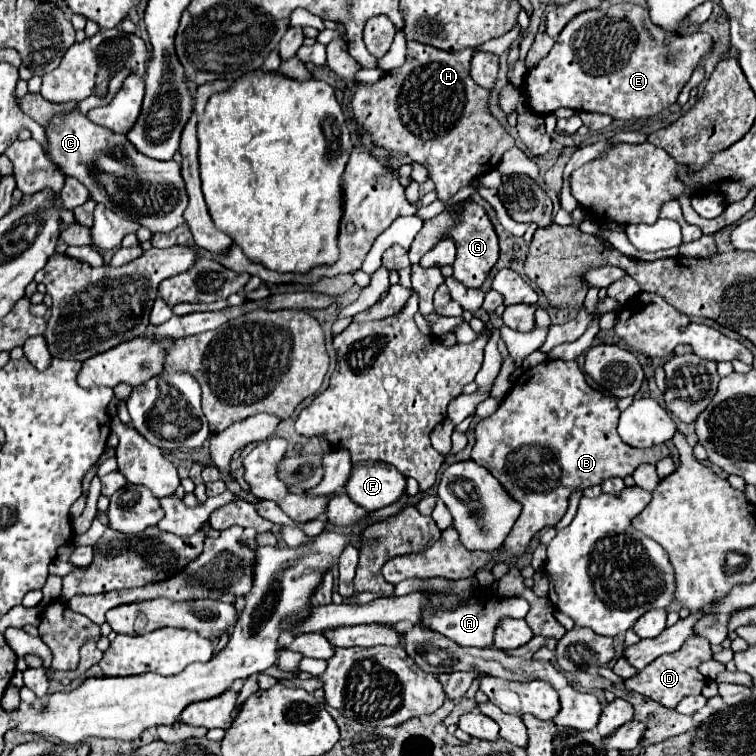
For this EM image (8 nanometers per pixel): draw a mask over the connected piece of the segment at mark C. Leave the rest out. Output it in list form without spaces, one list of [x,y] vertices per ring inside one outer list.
[[[80,110],[56,114],[44,126],[46,152],[52,162],[66,174],[78,178],[90,192],[90,198],[104,204],[118,216],[134,220],[152,232],[170,232],[184,224],[186,186],[180,174],[180,164],[174,160],[160,162],[142,156],[124,134],[110,132],[90,122]]]

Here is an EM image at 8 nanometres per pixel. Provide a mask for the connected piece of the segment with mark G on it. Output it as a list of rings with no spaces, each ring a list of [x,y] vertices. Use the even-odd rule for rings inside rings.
[[[467,200],[462,202],[461,212],[455,212],[455,217],[453,218],[453,213],[450,211],[443,211],[426,220],[422,230],[416,234],[412,246],[410,246],[410,262],[412,264],[418,264],[420,258],[430,250],[434,248],[440,240],[452,238],[454,244],[456,244],[456,262],[454,262],[454,278],[458,282],[462,282],[464,286],[468,288],[480,288],[482,282],[488,278],[490,270],[494,268],[494,264],[498,262],[498,236],[494,232],[494,226],[486,214],[486,210],[472,202],[472,200]]]

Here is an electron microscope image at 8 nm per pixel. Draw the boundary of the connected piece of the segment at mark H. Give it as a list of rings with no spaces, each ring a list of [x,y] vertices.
[[[408,40],[406,62],[400,68],[384,72],[374,84],[358,84],[352,98],[352,110],[358,124],[364,124],[376,146],[410,156],[414,162],[426,166],[430,180],[436,184],[438,200],[450,200],[460,188],[468,186],[474,176],[494,170],[506,150],[514,146],[514,138],[490,116],[488,90],[480,88],[470,78],[470,60],[474,50],[444,52],[434,46]]]

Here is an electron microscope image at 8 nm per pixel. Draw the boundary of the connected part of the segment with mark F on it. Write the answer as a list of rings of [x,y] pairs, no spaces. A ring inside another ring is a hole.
[[[388,464],[354,466],[346,484],[346,494],[368,512],[394,504],[404,492],[406,478]]]

